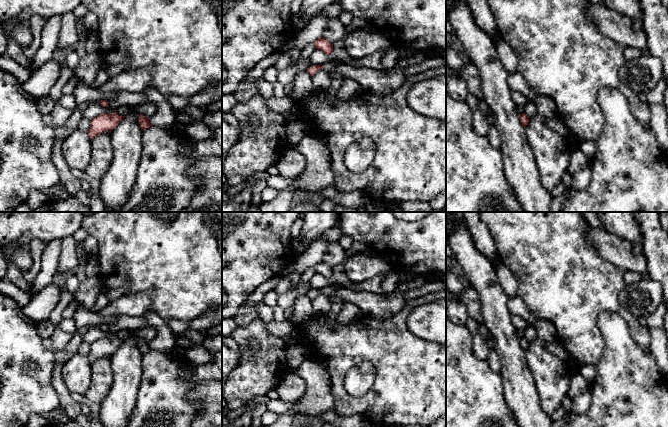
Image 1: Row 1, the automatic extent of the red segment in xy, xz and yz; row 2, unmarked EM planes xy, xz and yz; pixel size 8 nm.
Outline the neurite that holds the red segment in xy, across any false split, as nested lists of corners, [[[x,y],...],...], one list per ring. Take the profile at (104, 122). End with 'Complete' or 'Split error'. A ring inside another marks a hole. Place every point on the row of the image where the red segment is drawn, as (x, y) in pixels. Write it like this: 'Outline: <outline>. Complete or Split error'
Outline: [[[115,111],[113,114],[102,113],[93,118],[90,123],[90,129],[87,131],[90,140],[105,131],[111,132],[124,117],[119,116]]]. Complete

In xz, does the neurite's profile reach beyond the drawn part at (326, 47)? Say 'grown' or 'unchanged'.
unchanged

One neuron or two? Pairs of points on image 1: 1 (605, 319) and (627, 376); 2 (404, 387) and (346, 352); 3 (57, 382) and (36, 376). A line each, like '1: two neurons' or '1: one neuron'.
1: one neuron
2: one neuron
3: two neurons

